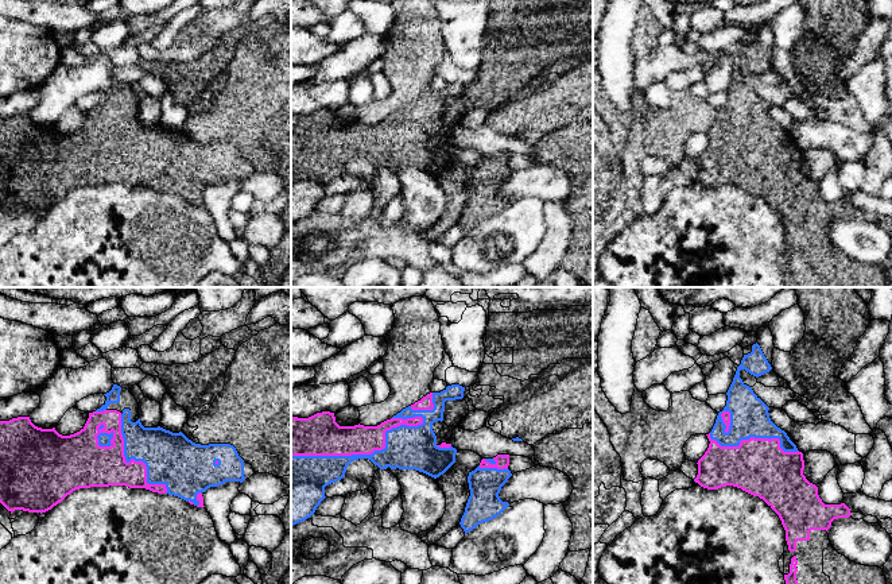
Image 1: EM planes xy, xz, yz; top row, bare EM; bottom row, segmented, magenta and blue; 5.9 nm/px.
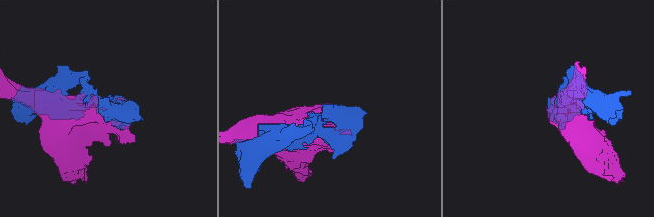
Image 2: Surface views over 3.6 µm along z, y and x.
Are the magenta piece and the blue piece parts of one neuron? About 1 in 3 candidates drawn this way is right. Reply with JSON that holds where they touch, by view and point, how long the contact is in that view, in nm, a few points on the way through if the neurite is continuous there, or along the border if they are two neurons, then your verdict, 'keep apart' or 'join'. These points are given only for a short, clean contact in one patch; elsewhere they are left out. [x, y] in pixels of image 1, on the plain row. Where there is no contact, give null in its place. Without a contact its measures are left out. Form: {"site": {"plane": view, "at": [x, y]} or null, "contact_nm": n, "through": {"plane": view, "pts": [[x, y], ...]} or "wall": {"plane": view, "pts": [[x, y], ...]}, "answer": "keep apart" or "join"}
{"site": {"plane": "xz", "at": [365, 151]}, "contact_nm": 800, "answer": "keep apart"}

